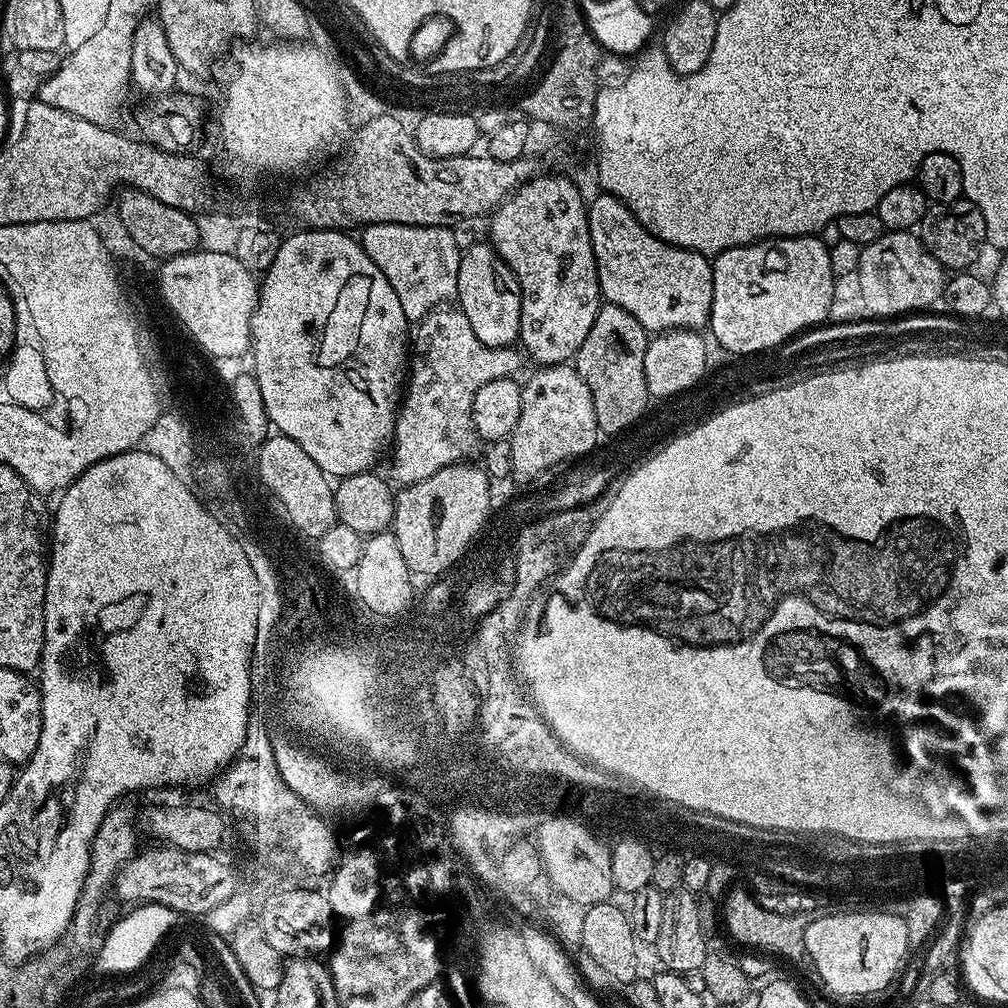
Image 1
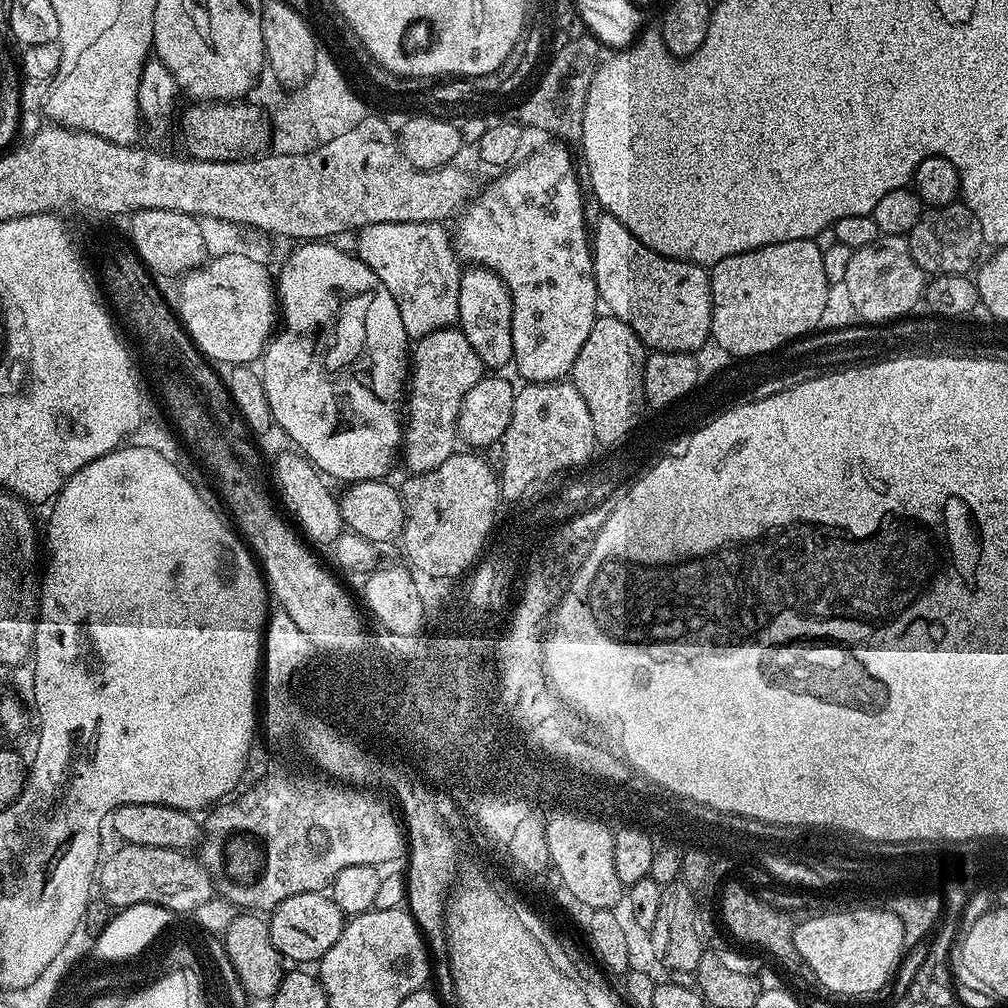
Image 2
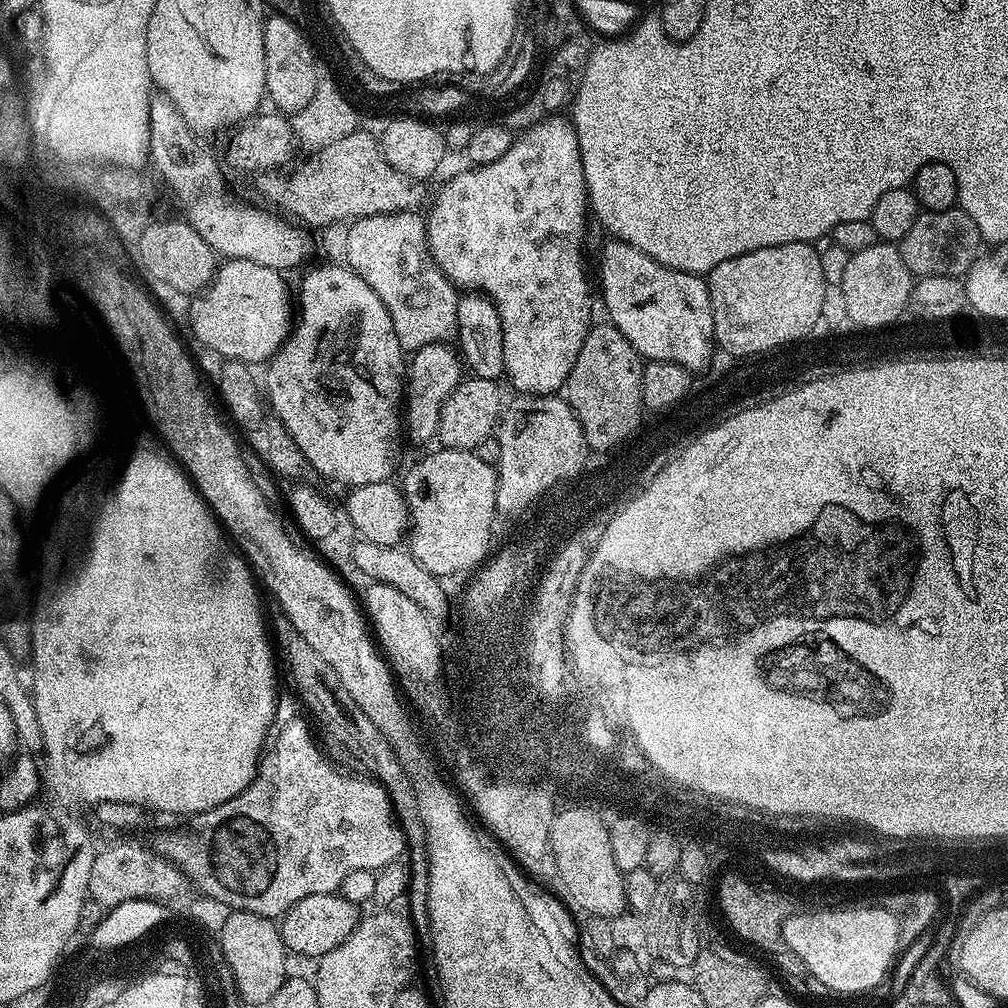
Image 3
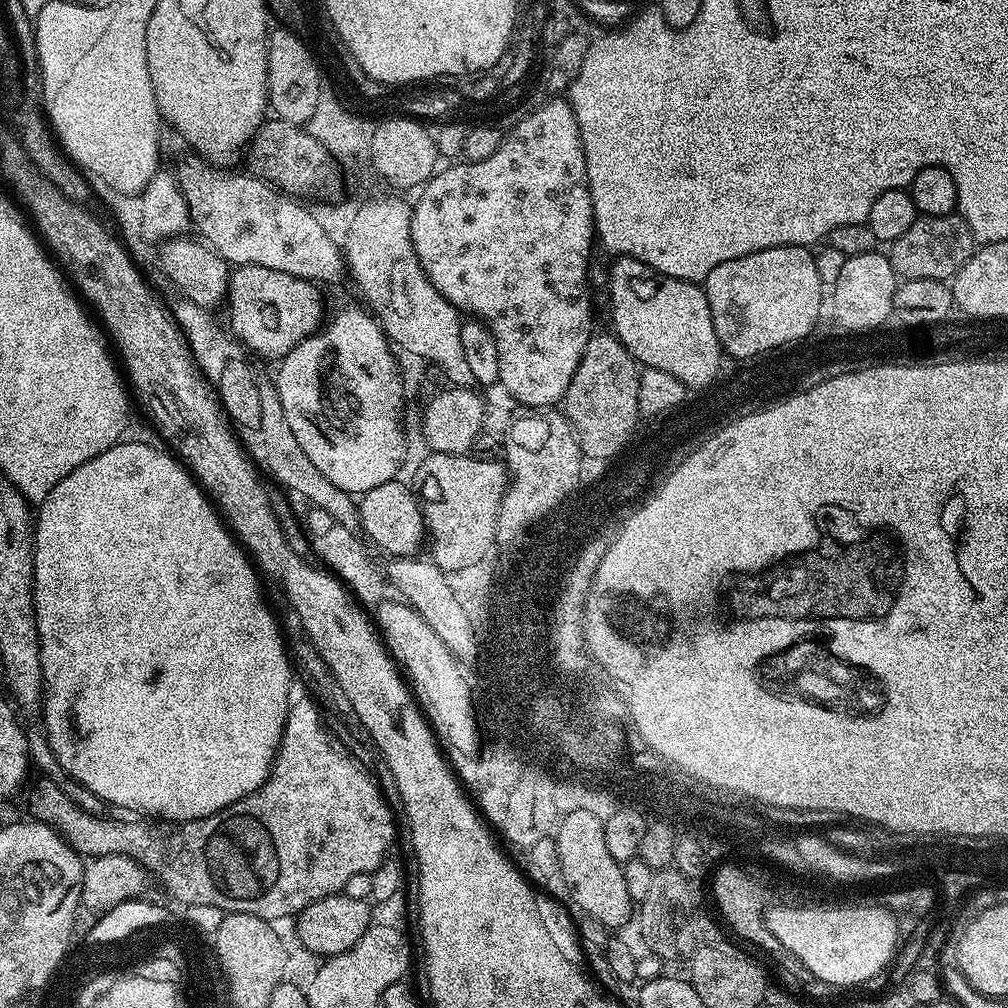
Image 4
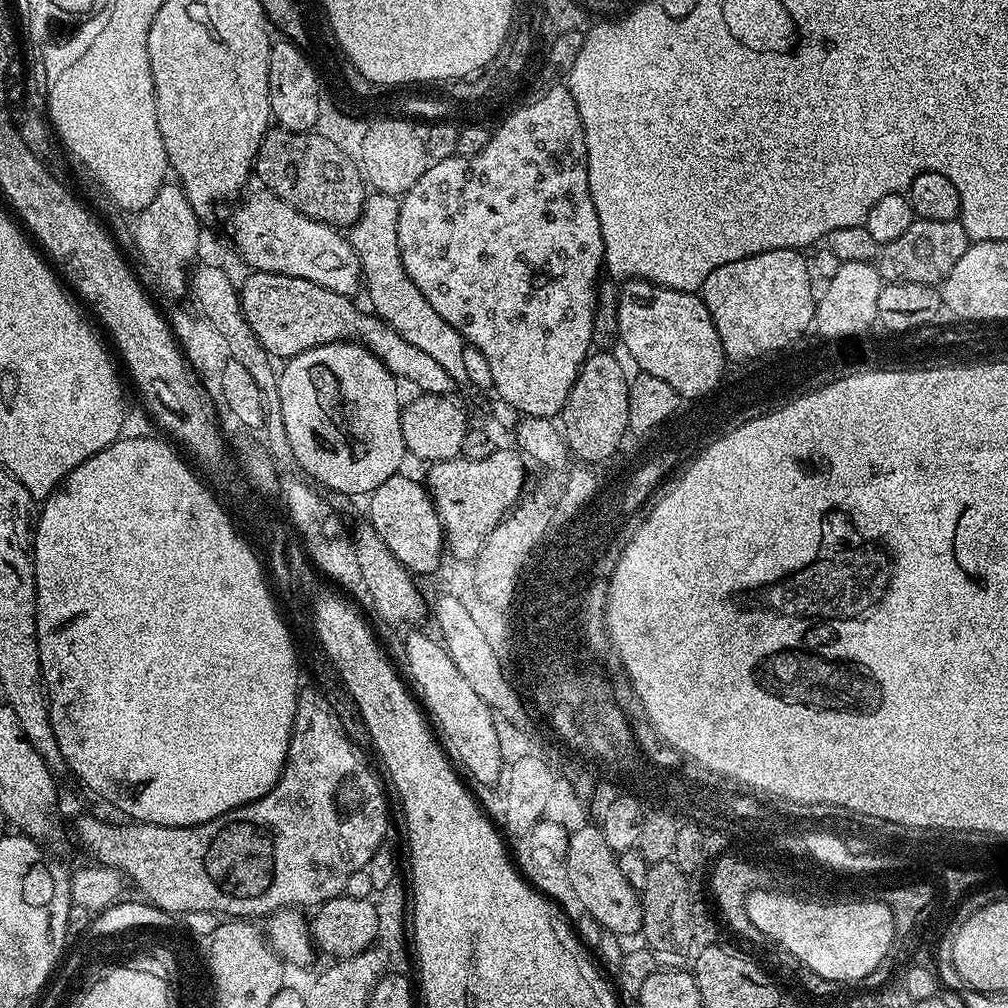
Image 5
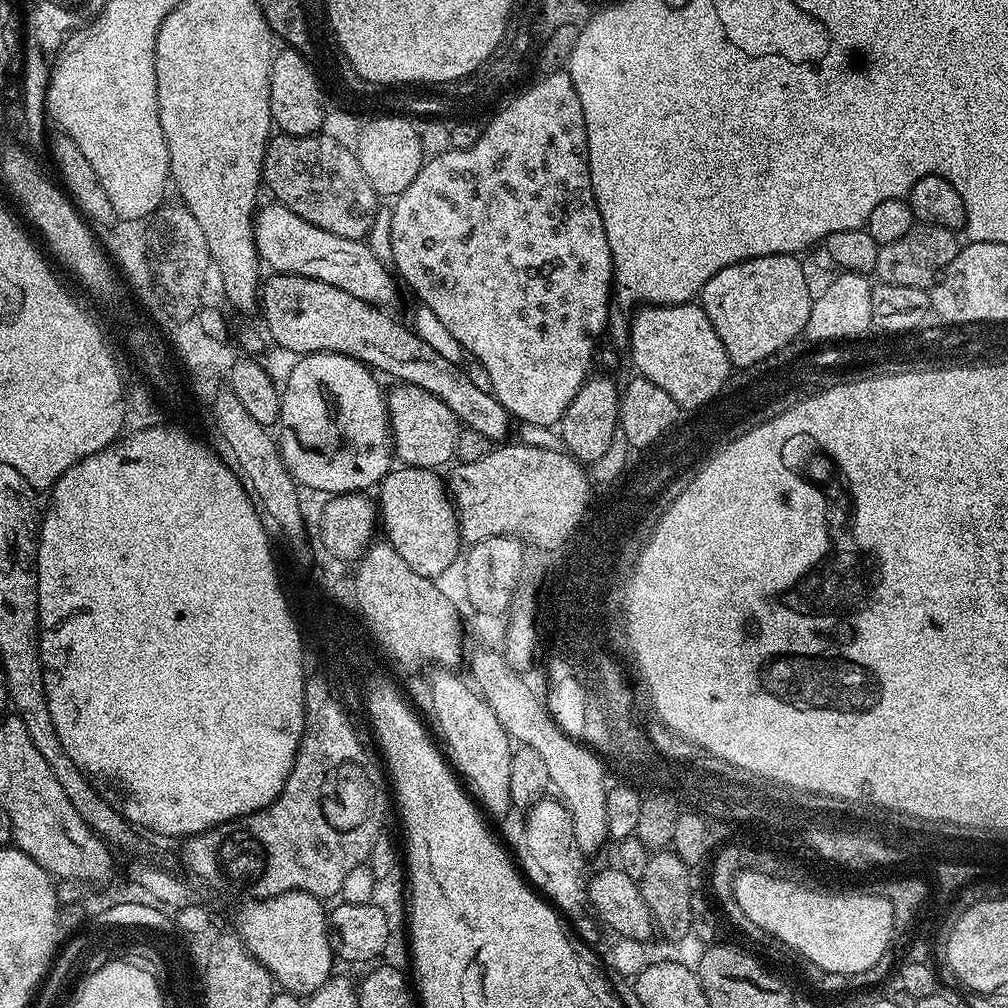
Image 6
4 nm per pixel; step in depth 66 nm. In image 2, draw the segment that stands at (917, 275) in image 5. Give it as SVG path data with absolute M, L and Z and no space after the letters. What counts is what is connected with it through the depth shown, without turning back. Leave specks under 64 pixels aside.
M963 202L928 208L918 218L914 230L908 233L906 239L914 262L918 262L921 270L932 276L962 276L971 273L981 259L980 248L985 247L982 226L978 226L978 218L974 218L968 205Z

